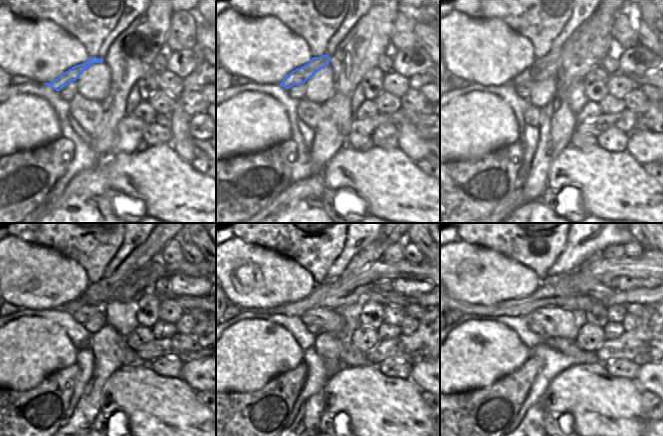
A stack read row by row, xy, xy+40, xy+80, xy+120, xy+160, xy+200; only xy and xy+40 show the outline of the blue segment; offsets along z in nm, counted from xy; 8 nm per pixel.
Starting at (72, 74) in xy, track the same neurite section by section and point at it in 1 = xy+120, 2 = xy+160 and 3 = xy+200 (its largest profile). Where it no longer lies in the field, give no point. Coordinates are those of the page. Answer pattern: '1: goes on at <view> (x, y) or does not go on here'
1: goes on at xy+120 (97, 294)
2: goes on at xy+160 (343, 290)
3: goes on at xy+200 (544, 292)

